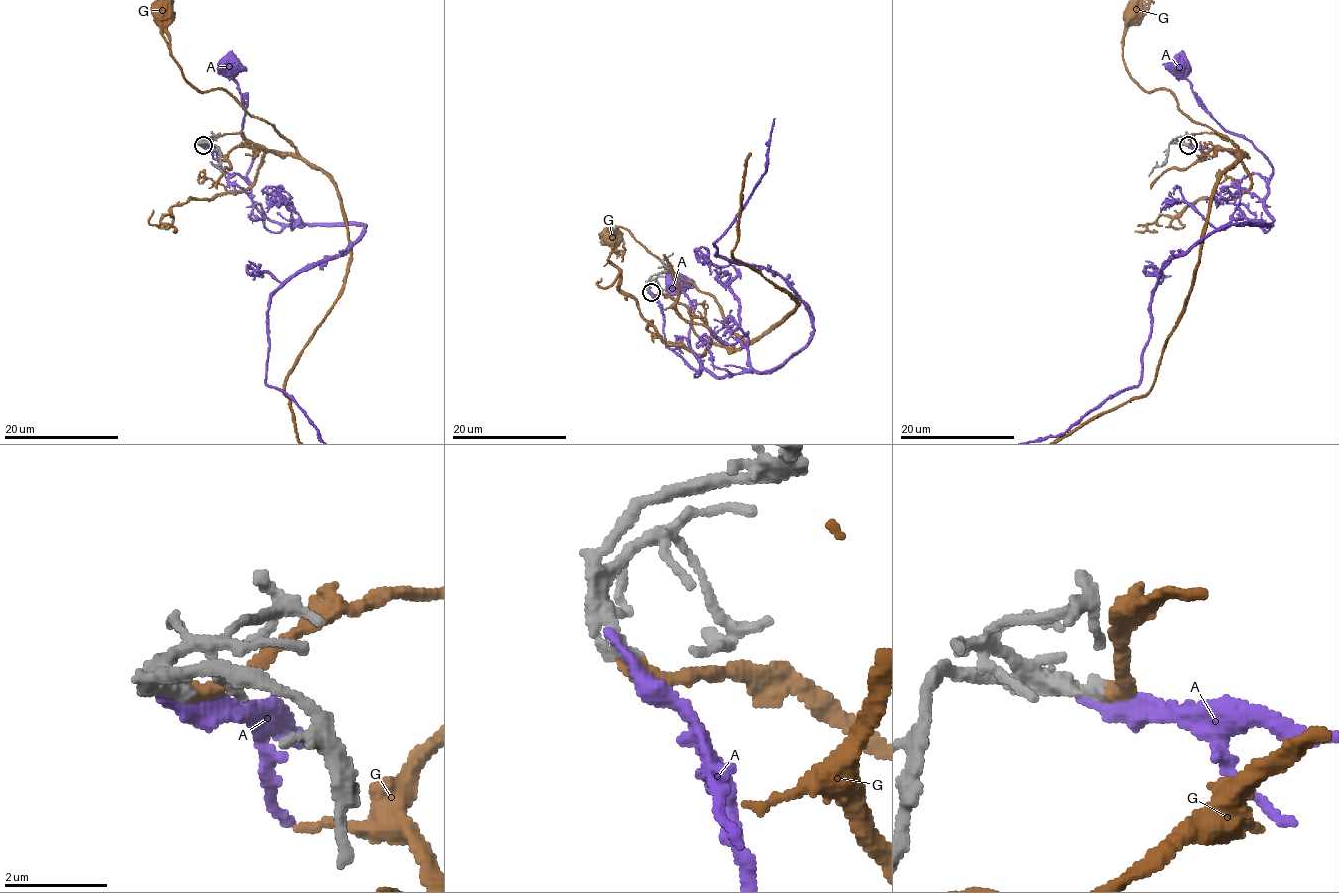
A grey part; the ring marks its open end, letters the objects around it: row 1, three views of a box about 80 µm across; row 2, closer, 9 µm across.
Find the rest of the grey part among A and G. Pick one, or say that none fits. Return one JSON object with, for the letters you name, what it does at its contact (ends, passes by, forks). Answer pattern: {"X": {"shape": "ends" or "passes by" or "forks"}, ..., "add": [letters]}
{"G": {"shape": "ends"}, "add": ["G"]}

